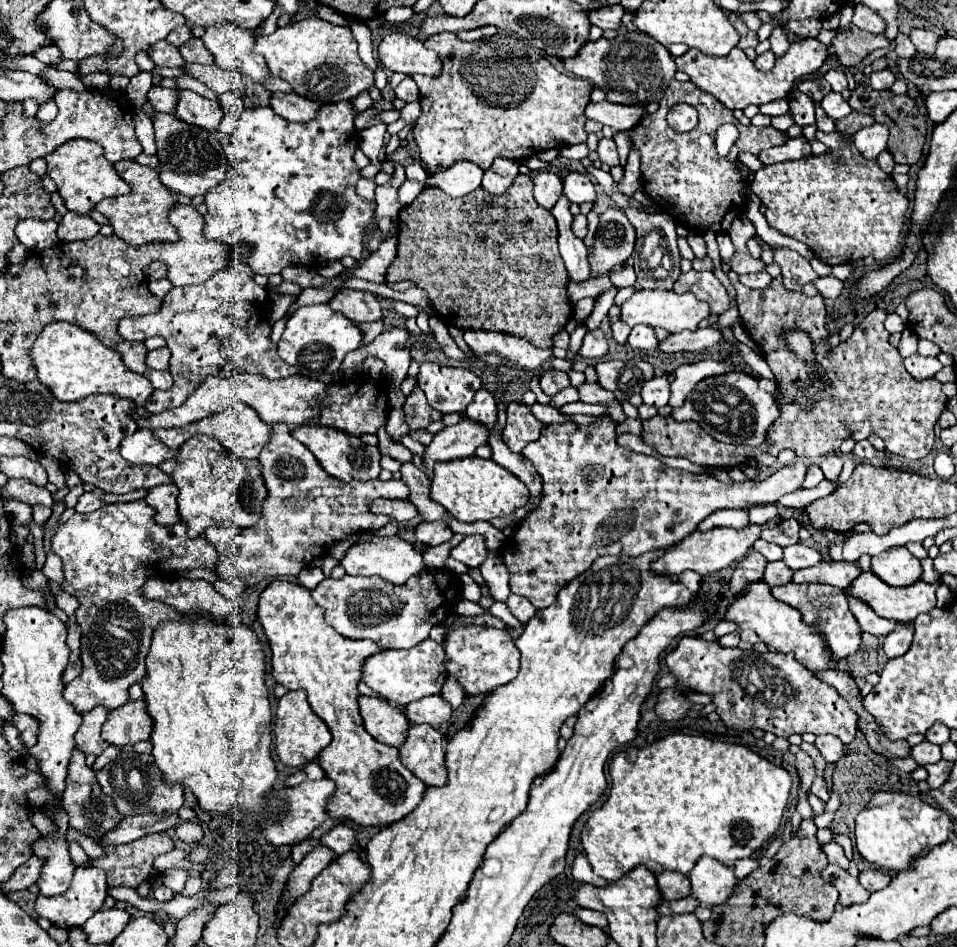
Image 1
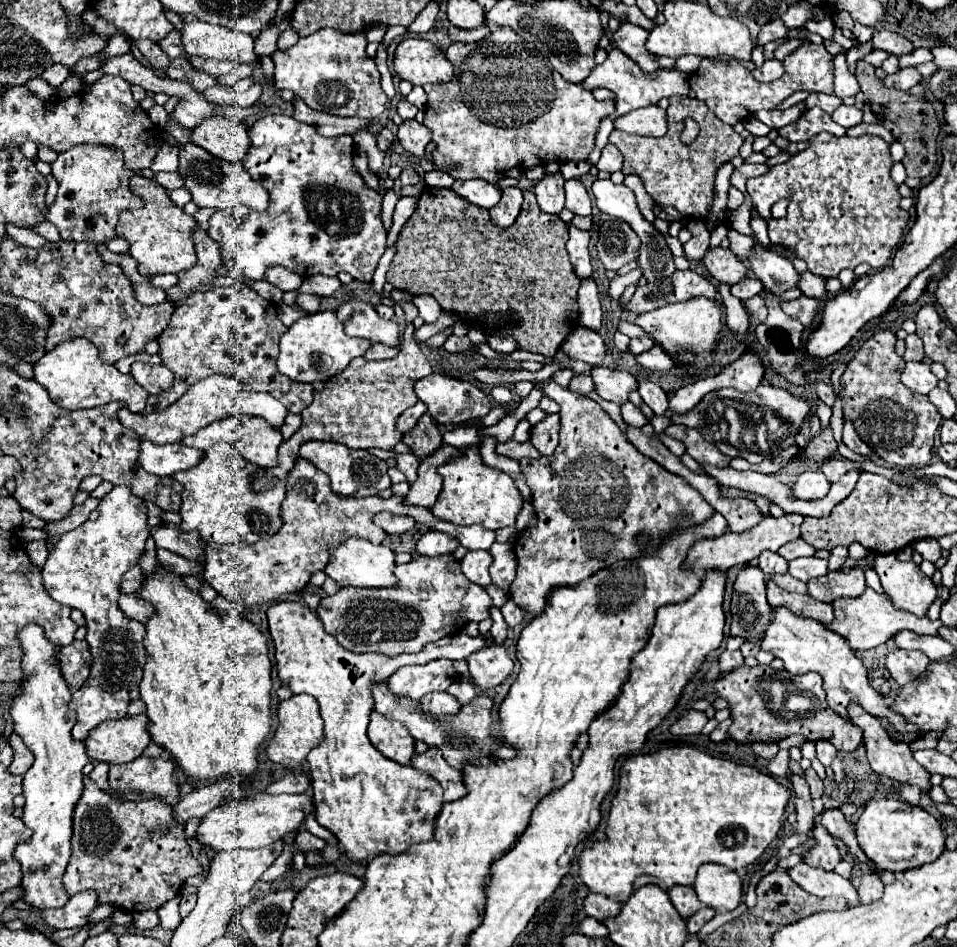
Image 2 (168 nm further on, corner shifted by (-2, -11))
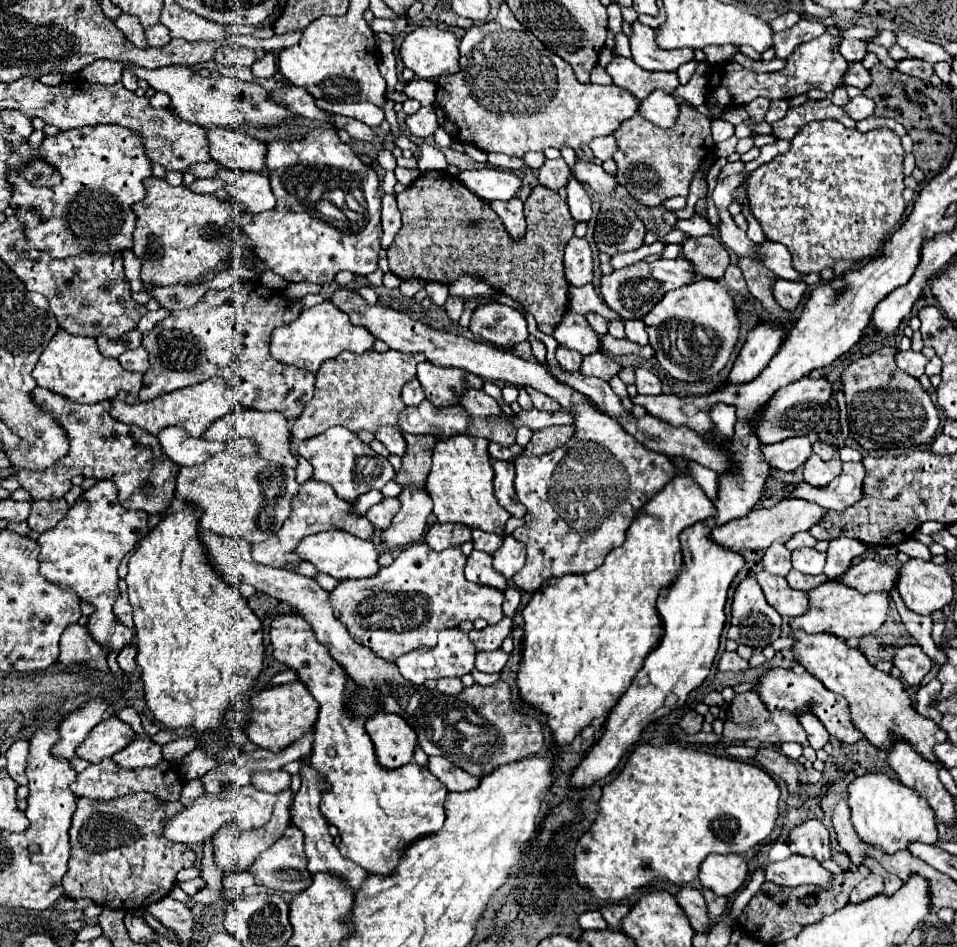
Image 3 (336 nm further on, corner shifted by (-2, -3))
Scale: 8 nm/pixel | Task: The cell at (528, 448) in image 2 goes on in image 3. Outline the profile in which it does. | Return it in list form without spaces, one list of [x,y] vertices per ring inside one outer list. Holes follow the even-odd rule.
[[[489,444],[489,454],[491,458],[495,460],[511,460],[515,456],[519,456],[523,452],[523,448],[519,444],[513,444],[513,446],[501,446],[501,444]]]

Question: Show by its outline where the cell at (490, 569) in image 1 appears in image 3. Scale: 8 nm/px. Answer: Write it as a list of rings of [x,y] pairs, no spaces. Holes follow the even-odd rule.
[[[513,536],[503,538],[501,548],[493,554],[493,566],[507,578],[511,580],[511,576],[515,572],[519,572],[525,564],[525,544],[521,544],[519,540],[515,540]]]

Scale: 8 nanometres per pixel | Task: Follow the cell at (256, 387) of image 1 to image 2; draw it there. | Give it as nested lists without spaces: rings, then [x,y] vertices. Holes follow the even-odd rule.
[[[215,374],[215,376],[209,376],[209,378],[193,384],[193,388],[189,388],[189,392],[185,392],[185,396],[181,396],[181,400],[177,400],[175,404],[171,404],[169,408],[165,408],[161,412],[131,414],[127,408],[121,408],[119,422],[129,430],[133,428],[141,438],[145,438],[153,444],[167,444],[167,442],[179,442],[183,436],[191,436],[199,428],[203,428],[215,420],[235,416],[235,414],[259,416],[259,418],[265,418],[273,428],[281,428],[285,424],[287,408],[269,392],[253,390],[249,386],[249,382],[239,382],[237,378],[231,378],[225,374]]]

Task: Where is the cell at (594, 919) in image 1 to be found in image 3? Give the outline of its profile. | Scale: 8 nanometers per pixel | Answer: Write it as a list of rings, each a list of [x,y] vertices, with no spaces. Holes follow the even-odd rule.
[[[585,912],[579,918],[579,926],[583,930],[605,930],[607,928],[607,922],[603,920],[601,912]]]

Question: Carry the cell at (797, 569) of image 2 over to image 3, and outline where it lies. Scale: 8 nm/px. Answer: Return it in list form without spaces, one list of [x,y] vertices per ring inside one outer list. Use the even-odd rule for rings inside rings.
[[[799,548],[793,552],[793,568],[803,574],[821,574],[825,566],[825,554],[815,548]]]

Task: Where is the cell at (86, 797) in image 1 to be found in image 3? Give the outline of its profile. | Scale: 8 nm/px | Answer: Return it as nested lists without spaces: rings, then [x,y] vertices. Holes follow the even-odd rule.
[[[147,792],[129,794],[117,800],[109,800],[109,802],[79,798],[77,810],[73,814],[71,828],[69,828],[71,856],[69,856],[69,870],[63,878],[65,896],[67,898],[89,898],[89,900],[95,900],[95,904],[103,908],[115,908],[115,910],[147,908],[155,904],[157,900],[163,900],[173,888],[177,872],[193,866],[195,862],[195,852],[189,846],[169,842],[161,834],[163,818],[173,816],[181,808],[183,808],[181,802],[169,802],[161,806],[153,798],[153,794],[147,794]]]

